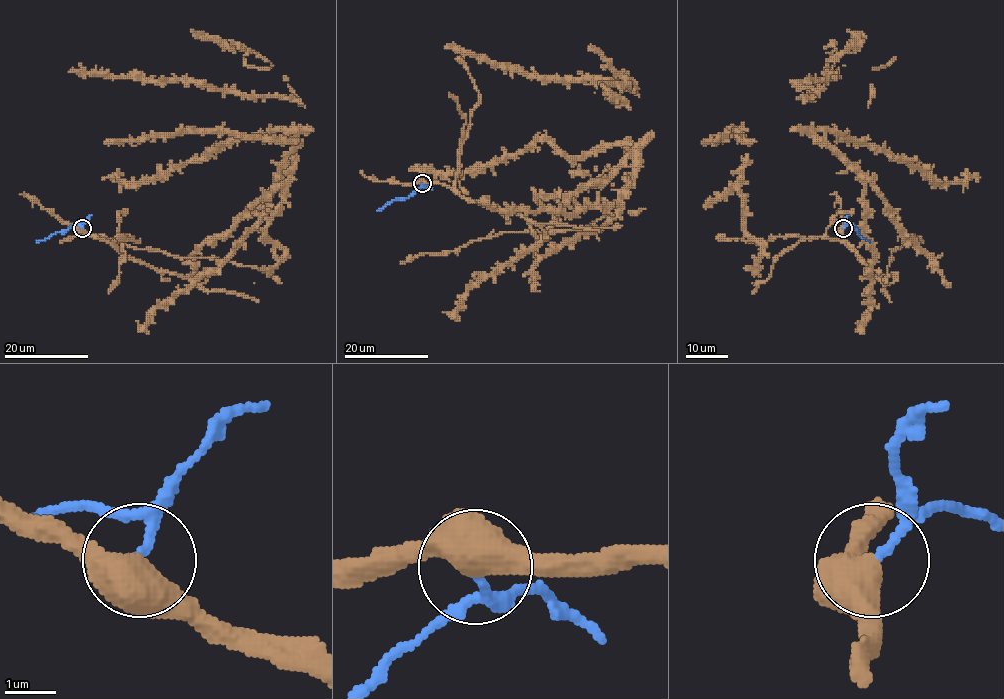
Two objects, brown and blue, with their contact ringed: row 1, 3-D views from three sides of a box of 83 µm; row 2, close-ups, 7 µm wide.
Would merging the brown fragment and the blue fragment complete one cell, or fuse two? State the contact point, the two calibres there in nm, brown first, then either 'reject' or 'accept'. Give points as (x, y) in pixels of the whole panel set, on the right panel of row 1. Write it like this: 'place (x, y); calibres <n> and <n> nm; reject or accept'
place (843, 228); calibres 480 and 100 nm; reject

